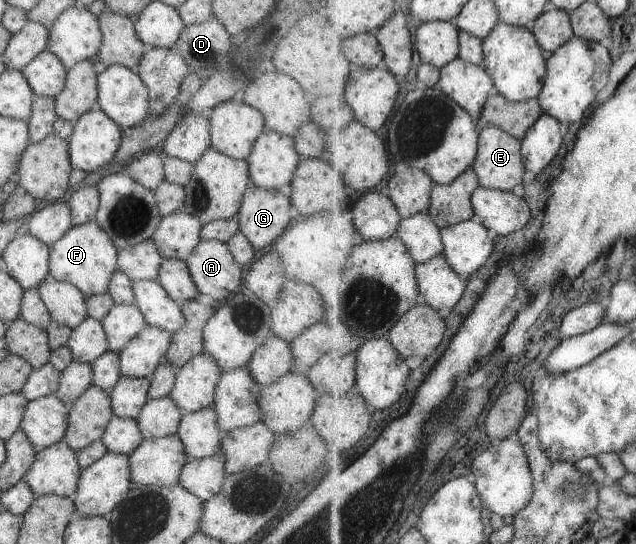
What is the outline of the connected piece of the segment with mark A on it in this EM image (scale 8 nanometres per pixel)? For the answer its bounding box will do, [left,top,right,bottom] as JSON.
[185,239,245,305]

